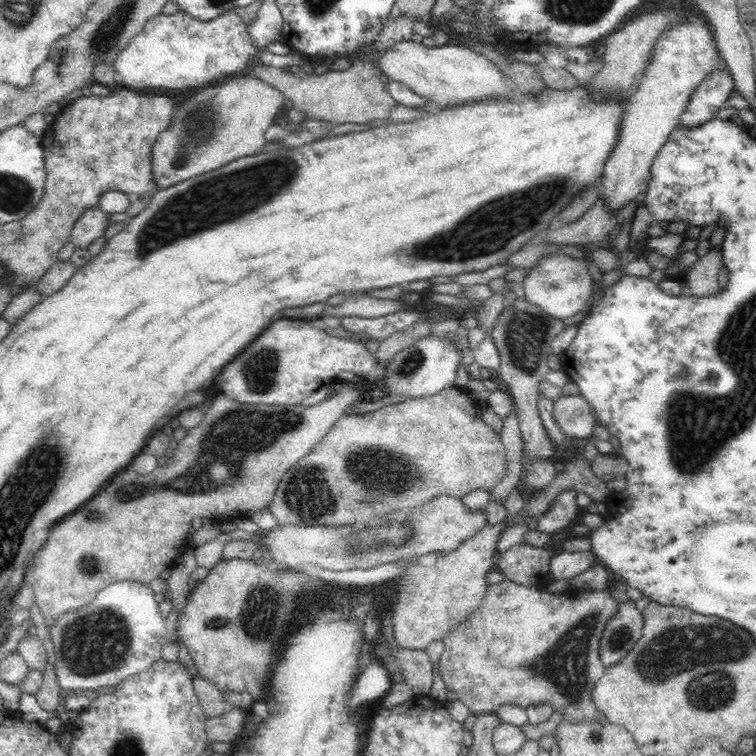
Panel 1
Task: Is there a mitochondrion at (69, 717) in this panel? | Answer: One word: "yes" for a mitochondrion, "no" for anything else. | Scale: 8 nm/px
no

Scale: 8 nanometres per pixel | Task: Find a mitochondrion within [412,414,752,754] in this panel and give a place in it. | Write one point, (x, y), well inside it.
(714, 650)

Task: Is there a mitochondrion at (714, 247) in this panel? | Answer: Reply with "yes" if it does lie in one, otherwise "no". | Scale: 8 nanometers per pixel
no

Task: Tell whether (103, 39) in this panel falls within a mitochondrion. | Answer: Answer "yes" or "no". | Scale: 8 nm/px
yes

